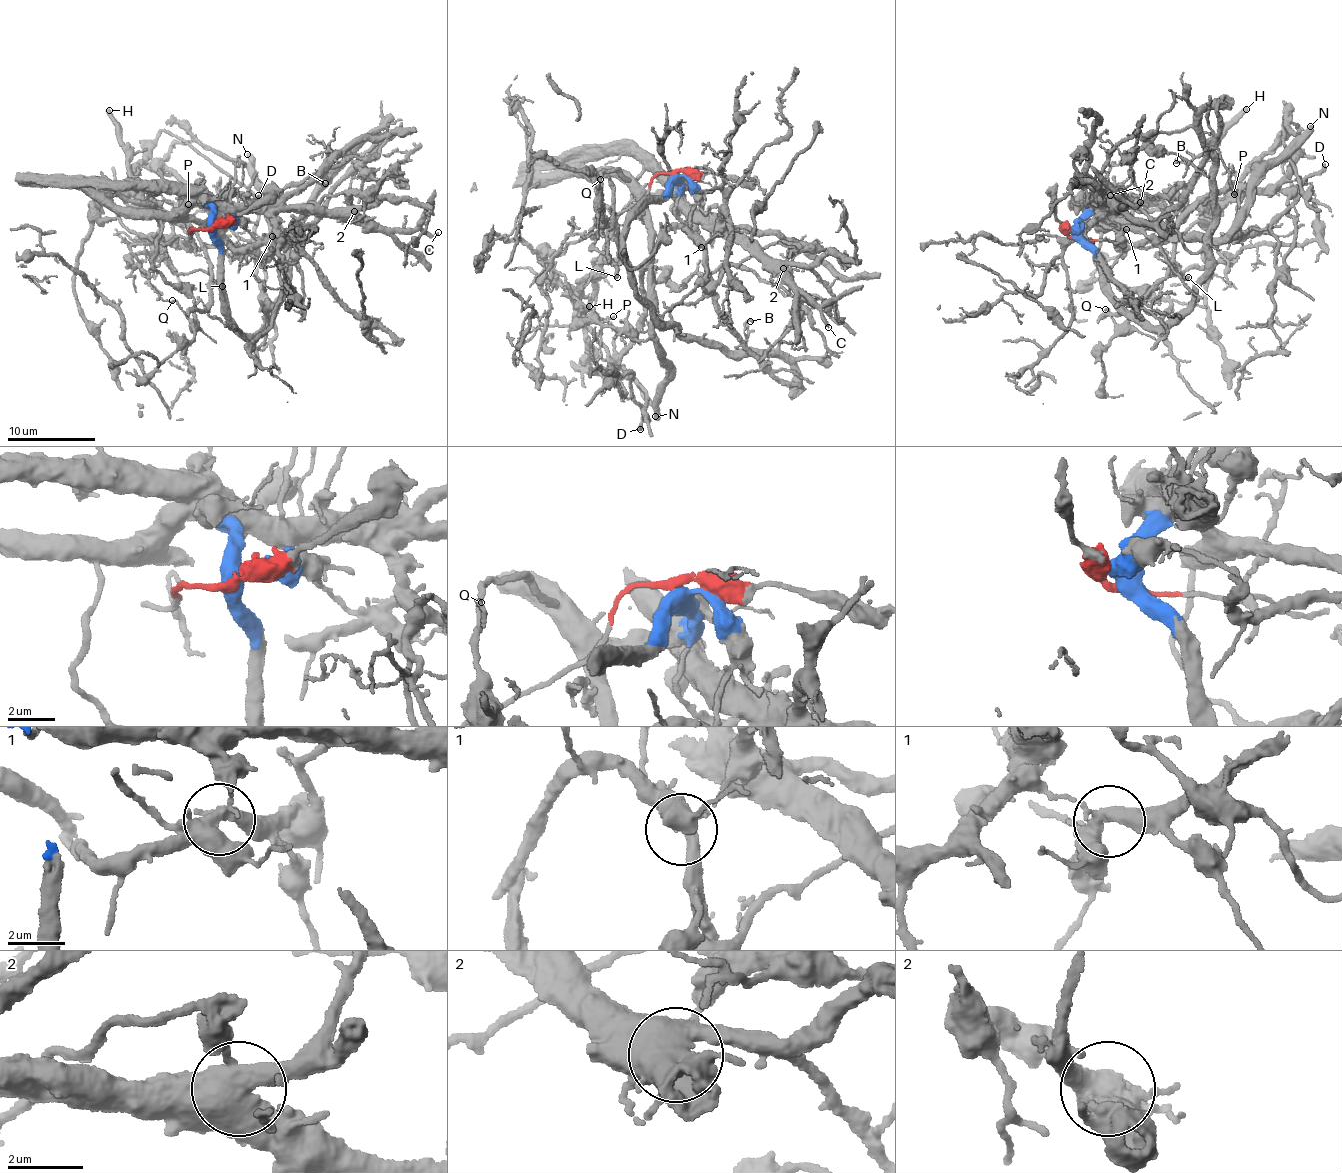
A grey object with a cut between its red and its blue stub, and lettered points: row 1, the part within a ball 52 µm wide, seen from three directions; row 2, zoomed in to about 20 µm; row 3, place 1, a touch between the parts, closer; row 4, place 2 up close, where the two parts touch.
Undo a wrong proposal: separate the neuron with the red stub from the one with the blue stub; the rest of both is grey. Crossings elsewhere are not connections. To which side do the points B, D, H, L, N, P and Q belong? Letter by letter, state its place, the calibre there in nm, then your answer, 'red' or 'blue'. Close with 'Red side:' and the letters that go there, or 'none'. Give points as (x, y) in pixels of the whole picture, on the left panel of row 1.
B: at (325, 183); 110 nm thick; blue
D: at (258, 195); 280 nm thick; blue
H: at (109, 110); 360 nm thick; blue
L: at (222, 286); 360 nm thick; blue
N: at (247, 154); 440 nm thick; blue
P: at (188, 204); 130 nm thick; blue
Q: at (172, 300); 170 nm thick; blue
Red side: none

